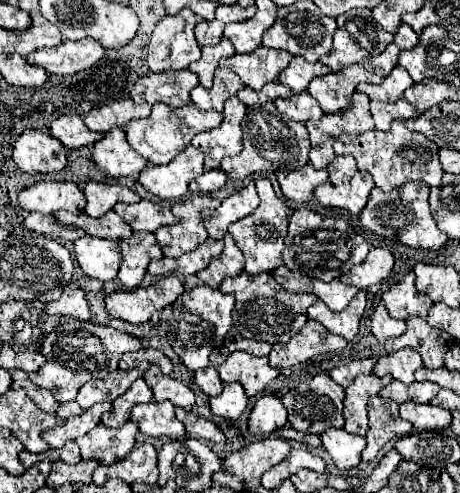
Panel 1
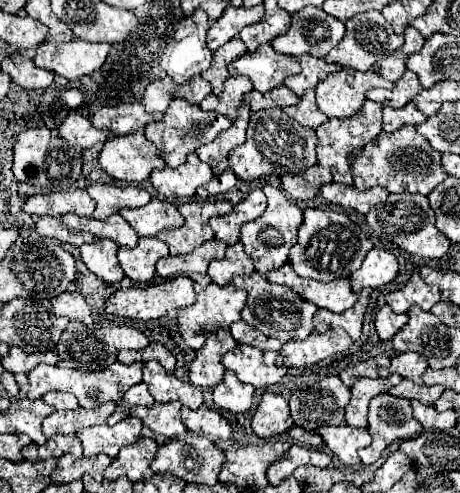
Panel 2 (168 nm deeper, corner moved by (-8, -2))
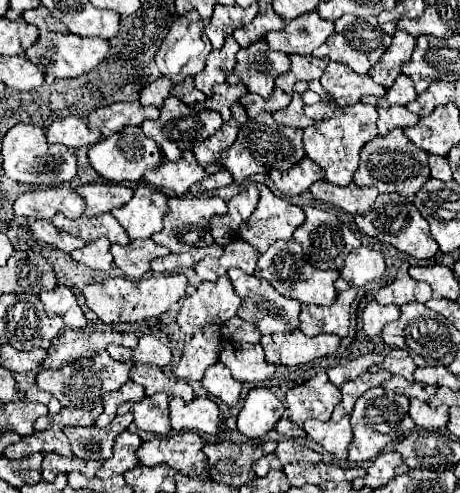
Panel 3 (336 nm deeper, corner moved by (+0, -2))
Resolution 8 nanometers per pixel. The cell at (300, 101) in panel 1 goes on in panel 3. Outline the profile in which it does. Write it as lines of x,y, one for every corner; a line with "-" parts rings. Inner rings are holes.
294,93
290,105
286,109
274,113
274,119
280,125
296,127
296,129
306,129
308,125
314,125
314,121
304,115
304,101
302,101
302,95
300,93

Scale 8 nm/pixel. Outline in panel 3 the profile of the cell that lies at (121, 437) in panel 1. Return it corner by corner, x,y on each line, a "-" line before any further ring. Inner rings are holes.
128,411
124,415
116,415
116,419
104,429
92,425
92,427
64,427
62,431
70,439
72,453
76,457
104,461
112,457
112,445
116,437
122,435
130,423
132,423
132,413

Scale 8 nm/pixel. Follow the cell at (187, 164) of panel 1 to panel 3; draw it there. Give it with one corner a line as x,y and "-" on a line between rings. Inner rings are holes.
184,151
178,161
166,161
156,169
144,173
144,181
152,187
164,189
174,195
184,195
188,189
204,177
204,169
200,169
192,151

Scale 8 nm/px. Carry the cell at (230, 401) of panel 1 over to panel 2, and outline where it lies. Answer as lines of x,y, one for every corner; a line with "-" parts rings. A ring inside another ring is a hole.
230,369
224,373
224,381
220,381
220,385
214,387
214,403
220,409
232,413
248,411
252,405
252,395
254,395
254,387
238,381
238,377

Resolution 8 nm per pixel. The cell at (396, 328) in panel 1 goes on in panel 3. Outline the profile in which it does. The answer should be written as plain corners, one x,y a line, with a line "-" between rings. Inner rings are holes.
370,301
362,313
364,333
368,337
376,337
382,333
384,325
396,321
396,317
400,317
400,309
396,305
380,305
376,301

